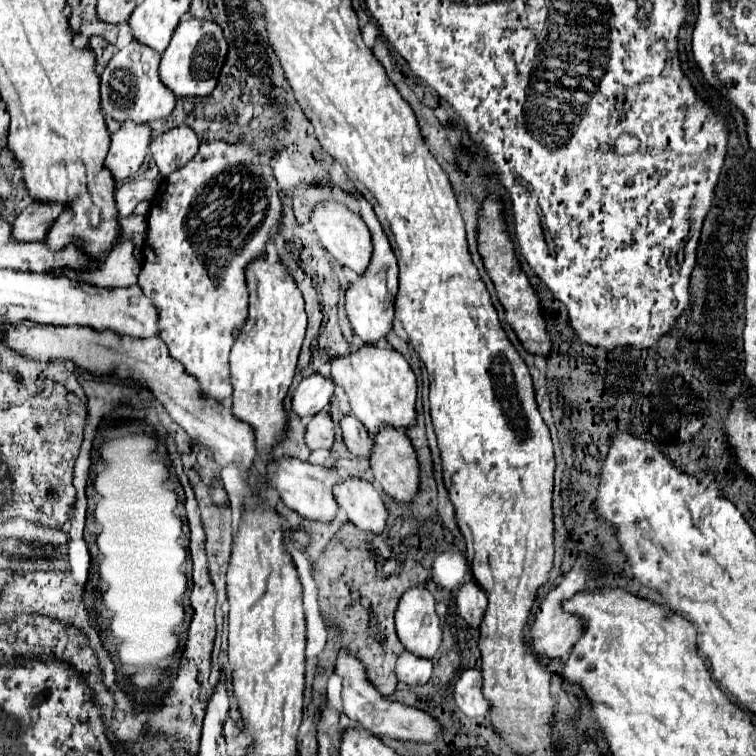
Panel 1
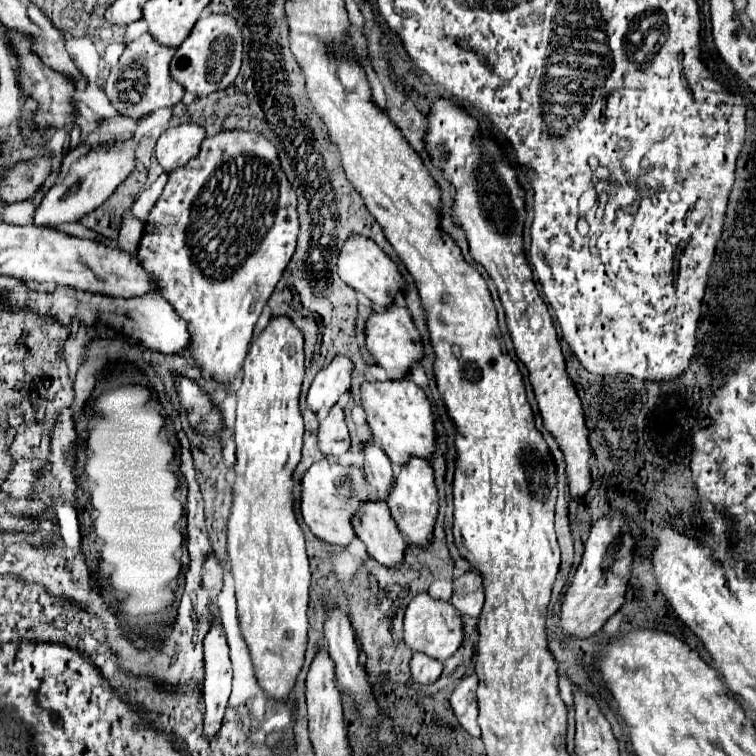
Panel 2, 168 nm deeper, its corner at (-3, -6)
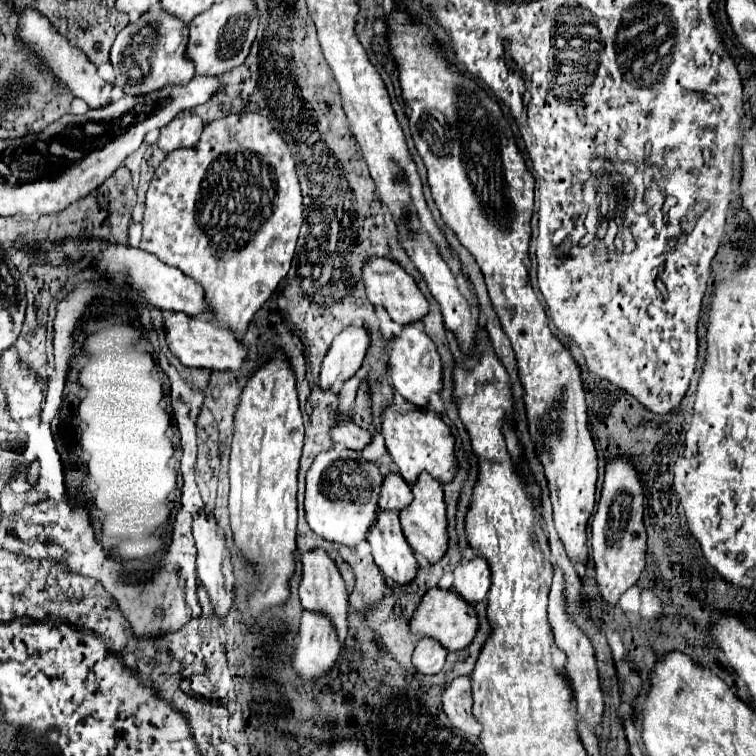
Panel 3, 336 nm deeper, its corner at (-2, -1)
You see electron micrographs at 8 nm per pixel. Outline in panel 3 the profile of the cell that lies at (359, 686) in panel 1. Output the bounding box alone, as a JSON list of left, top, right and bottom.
[298,547,348,643]

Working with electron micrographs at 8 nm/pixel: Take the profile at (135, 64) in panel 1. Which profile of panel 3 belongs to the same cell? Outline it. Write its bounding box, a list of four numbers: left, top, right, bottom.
[110,5,196,95]

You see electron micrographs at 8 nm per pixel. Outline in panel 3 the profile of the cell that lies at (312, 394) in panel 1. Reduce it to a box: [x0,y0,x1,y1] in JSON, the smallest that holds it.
[320,325,370,389]

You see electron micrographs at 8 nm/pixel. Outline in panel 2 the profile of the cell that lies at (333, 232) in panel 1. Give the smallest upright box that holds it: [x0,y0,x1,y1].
[337,234,403,306]

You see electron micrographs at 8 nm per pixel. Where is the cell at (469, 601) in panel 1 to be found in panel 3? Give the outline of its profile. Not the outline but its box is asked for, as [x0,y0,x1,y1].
[454,557,490,603]

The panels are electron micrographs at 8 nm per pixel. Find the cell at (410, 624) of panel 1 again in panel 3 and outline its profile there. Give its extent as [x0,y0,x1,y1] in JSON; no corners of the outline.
[410,587,478,651]

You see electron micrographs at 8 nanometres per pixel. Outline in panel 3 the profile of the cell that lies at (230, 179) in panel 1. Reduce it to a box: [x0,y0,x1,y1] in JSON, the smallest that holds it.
[140,111,304,335]

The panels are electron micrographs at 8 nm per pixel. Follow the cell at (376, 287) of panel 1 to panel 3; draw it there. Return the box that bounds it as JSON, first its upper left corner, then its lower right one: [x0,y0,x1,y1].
[390,325,442,409]

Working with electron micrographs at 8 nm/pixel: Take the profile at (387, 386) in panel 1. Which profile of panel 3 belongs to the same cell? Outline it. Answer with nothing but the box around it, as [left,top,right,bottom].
[382,399,456,485]

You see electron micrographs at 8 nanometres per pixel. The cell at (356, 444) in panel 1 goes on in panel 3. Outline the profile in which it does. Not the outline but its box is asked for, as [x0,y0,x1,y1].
[380,473,412,513]

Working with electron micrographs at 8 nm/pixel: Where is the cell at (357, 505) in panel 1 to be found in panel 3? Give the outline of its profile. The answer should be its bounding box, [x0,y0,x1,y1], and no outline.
[368,511,418,585]

